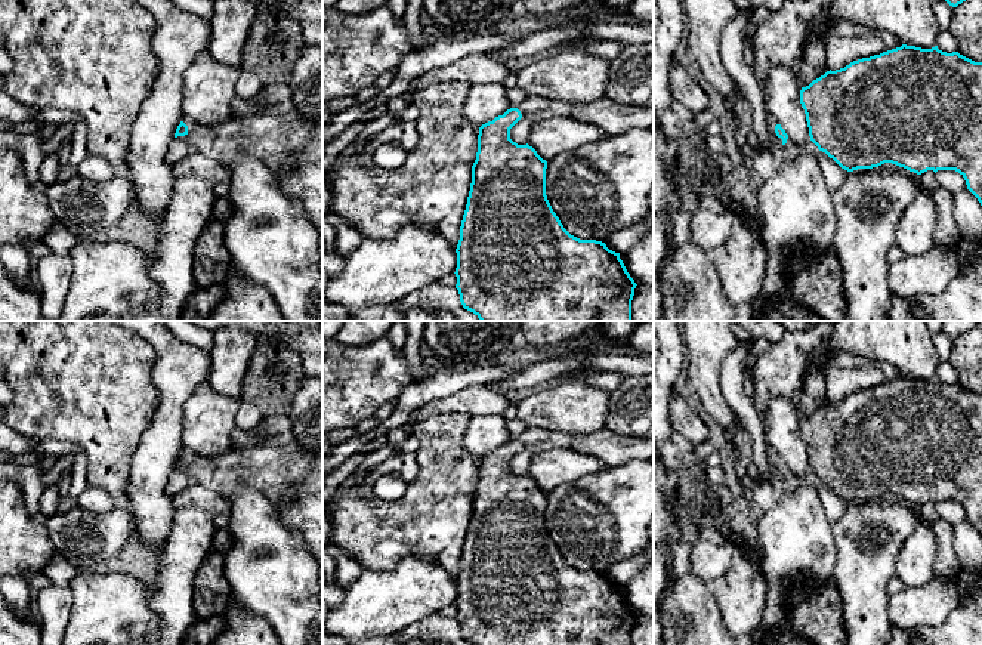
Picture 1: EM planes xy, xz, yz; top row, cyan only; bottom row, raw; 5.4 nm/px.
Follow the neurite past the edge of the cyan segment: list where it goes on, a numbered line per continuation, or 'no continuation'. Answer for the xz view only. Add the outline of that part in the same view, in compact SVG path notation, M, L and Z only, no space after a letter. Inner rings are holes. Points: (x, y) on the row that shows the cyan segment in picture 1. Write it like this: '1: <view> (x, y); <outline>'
1: xz (610, 116); M529 95L521 102L518 109L524 117L532 117L535 121L571 117L592 123L603 130L605 136L617 136L634 127L654 129L654 107L629 107L608 96L590 104L577 104Z

